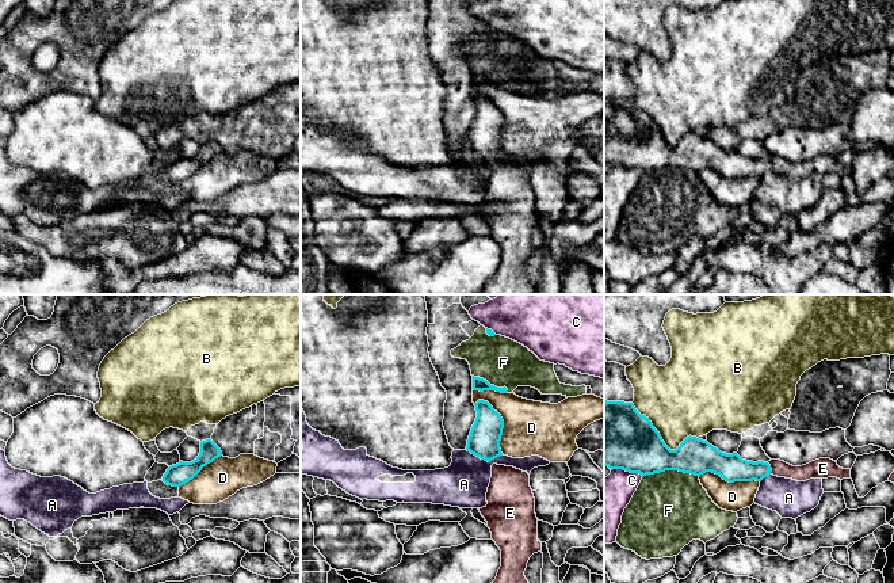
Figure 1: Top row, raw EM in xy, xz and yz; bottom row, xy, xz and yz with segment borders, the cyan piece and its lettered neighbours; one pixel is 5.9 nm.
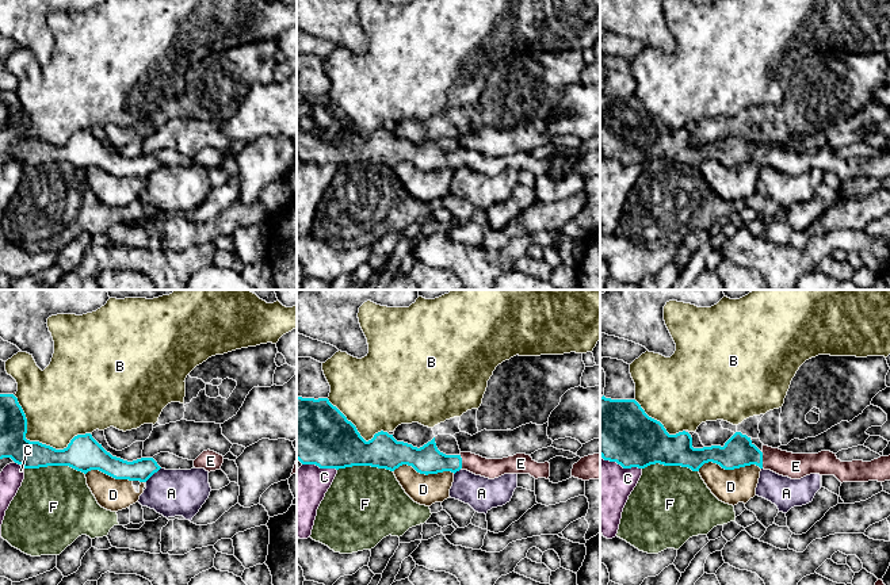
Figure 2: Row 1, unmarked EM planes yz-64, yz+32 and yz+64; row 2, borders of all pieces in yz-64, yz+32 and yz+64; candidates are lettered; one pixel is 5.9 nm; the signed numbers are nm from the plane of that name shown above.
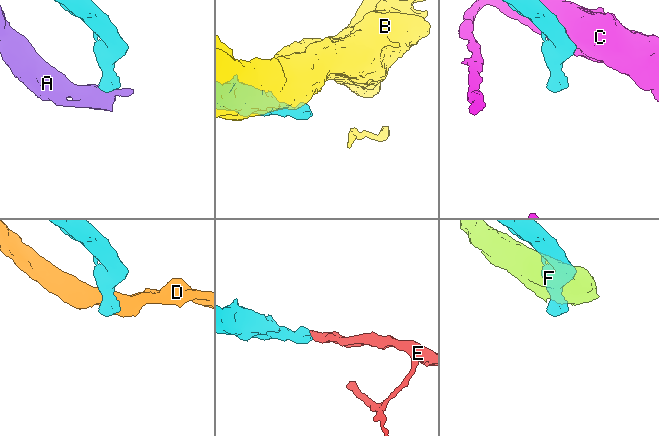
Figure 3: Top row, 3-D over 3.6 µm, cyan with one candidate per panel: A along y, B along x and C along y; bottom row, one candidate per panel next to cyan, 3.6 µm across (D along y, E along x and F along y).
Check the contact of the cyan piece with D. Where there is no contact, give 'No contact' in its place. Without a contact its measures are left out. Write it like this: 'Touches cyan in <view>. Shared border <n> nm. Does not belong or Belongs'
Touches cyan in xz. Shared border 360 nm. Does not belong

